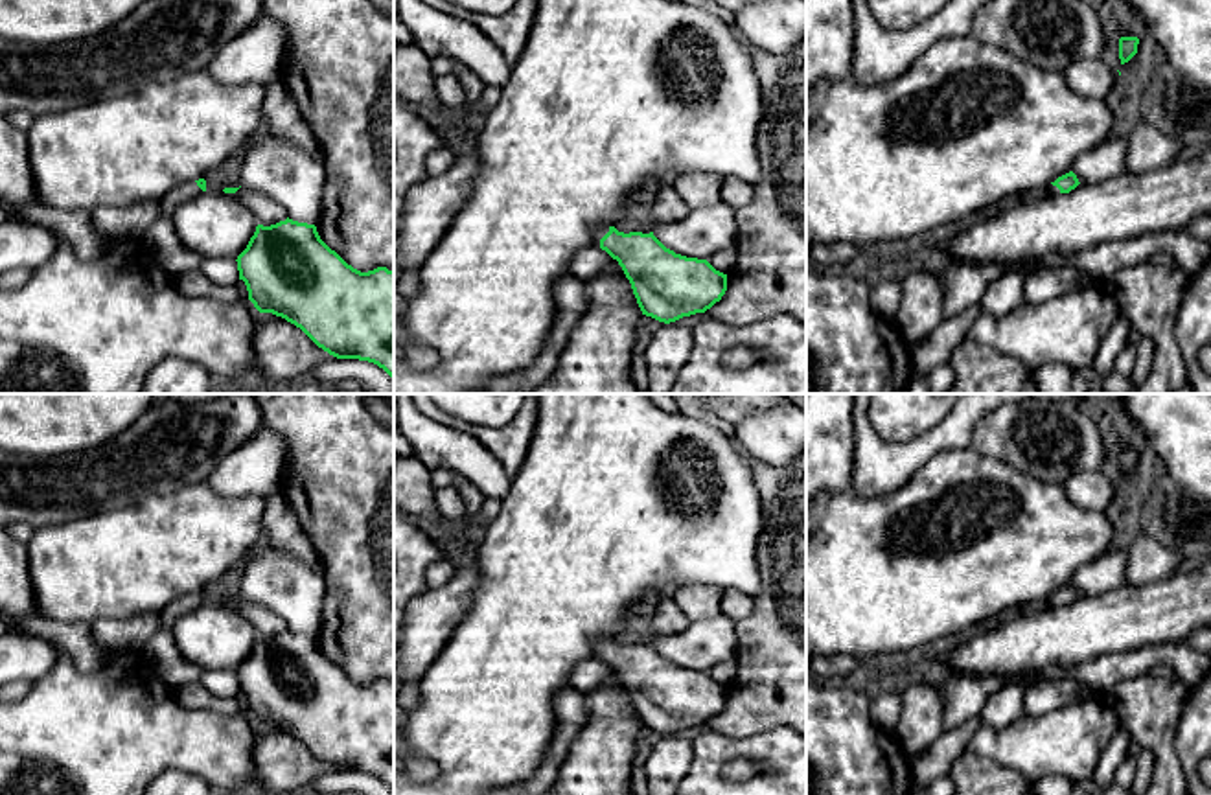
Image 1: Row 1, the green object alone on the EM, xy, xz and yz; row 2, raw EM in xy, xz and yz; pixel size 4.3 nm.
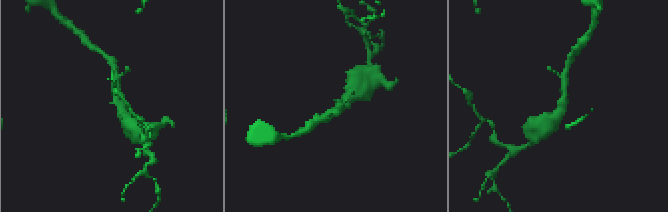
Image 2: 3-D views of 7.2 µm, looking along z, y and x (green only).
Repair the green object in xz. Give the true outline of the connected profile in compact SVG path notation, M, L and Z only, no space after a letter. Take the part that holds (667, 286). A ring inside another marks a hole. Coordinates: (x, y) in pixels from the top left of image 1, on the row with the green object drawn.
M606 226L596 230L593 247L618 261L642 315L664 324L705 313L727 291L727 274L707 259L675 254L653 232L624 234Z

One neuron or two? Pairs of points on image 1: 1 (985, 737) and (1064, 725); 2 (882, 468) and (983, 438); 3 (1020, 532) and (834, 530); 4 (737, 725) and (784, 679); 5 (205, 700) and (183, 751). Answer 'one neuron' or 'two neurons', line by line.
1: one neuron
2: two neurons
3: one neuron
4: one neuron
5: two neurons

